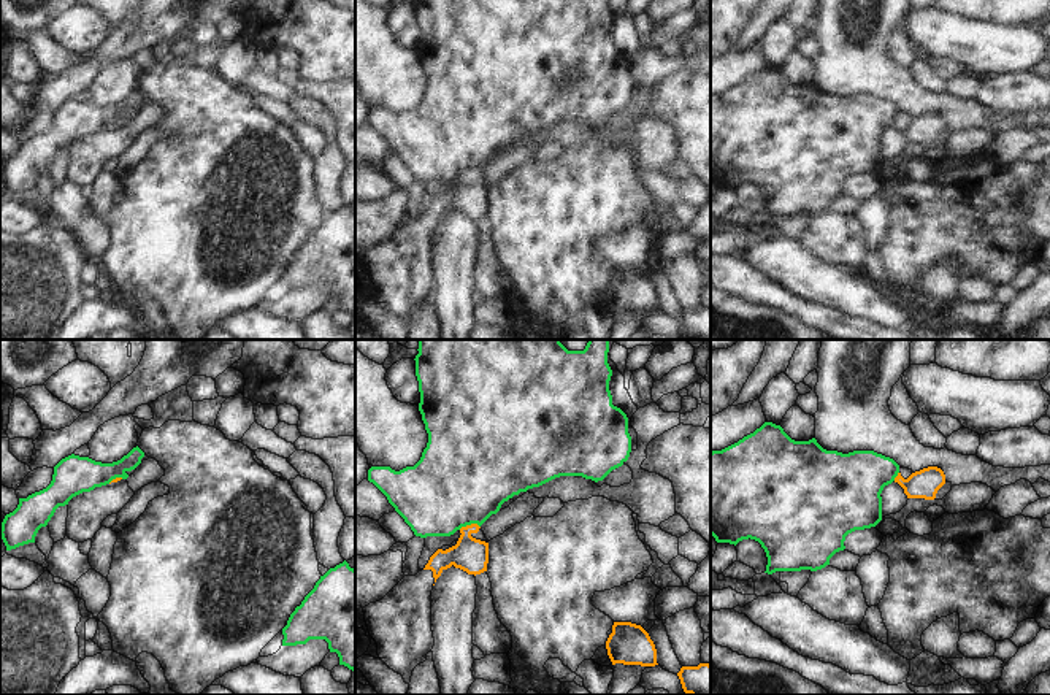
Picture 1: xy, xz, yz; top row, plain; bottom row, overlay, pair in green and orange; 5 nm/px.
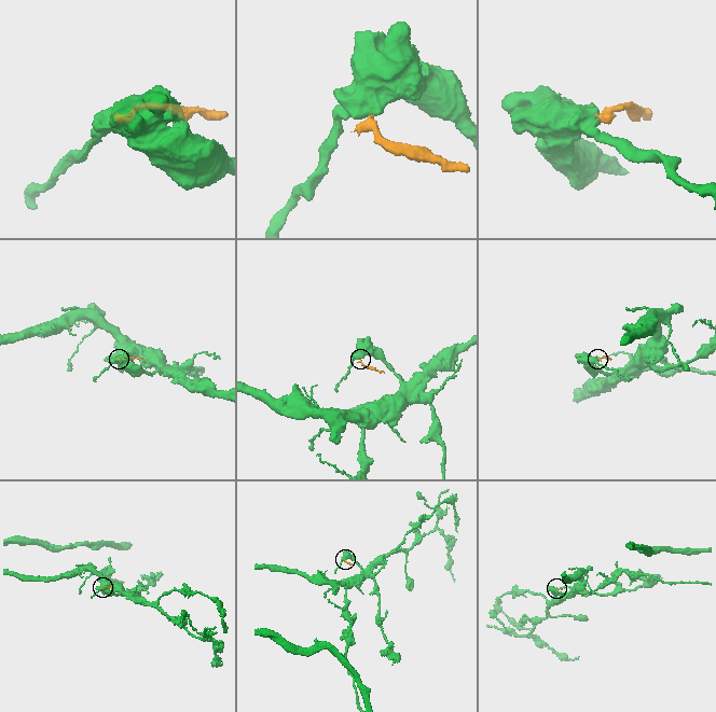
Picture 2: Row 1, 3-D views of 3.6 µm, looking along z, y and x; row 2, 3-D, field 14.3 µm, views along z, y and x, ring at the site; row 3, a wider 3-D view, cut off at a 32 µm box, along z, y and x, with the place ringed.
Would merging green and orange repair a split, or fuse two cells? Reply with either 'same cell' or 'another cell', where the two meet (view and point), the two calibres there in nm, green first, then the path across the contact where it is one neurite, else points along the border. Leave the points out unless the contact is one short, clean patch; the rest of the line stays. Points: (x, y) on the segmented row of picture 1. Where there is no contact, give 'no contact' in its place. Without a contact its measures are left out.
another cell; meets green in xz at (468, 524); 480 nm thick on the green side, 170 nm on the other; border along xz (479, 526), (468, 524), (459, 529)

